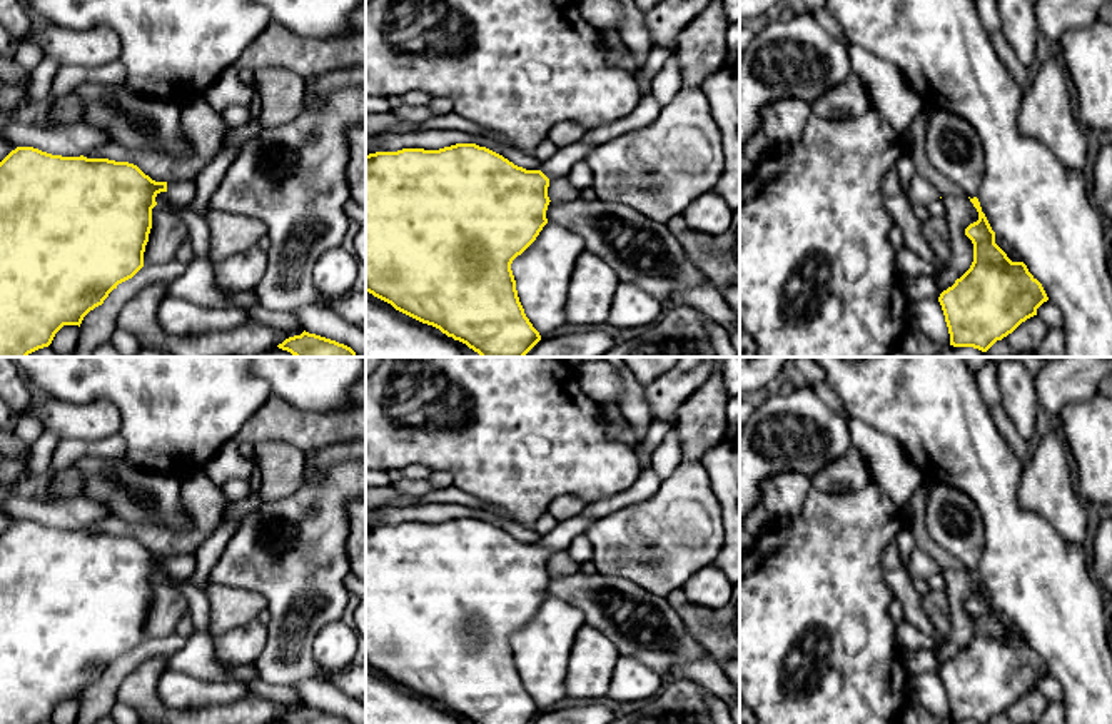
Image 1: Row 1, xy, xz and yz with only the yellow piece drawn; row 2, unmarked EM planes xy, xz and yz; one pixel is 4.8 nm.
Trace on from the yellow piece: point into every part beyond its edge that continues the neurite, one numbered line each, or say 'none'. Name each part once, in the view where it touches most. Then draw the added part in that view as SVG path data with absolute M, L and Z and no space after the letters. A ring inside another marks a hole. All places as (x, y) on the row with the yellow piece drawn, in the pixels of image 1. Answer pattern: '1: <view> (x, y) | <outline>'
1: xy (176, 191) | M167 182L165 195L174 202L192 200L195 194L195 182Z

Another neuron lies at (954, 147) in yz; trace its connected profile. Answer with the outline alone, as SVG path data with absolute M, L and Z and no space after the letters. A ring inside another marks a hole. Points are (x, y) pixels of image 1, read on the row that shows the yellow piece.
M930 108L927 157L967 197L978 195L983 173L983 145L977 130L960 115Z

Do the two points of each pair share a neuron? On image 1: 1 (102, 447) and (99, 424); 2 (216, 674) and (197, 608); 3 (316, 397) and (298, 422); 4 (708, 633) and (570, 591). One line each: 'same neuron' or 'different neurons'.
1: different neurons
2: same neuron
3: different neurons
4: different neurons

